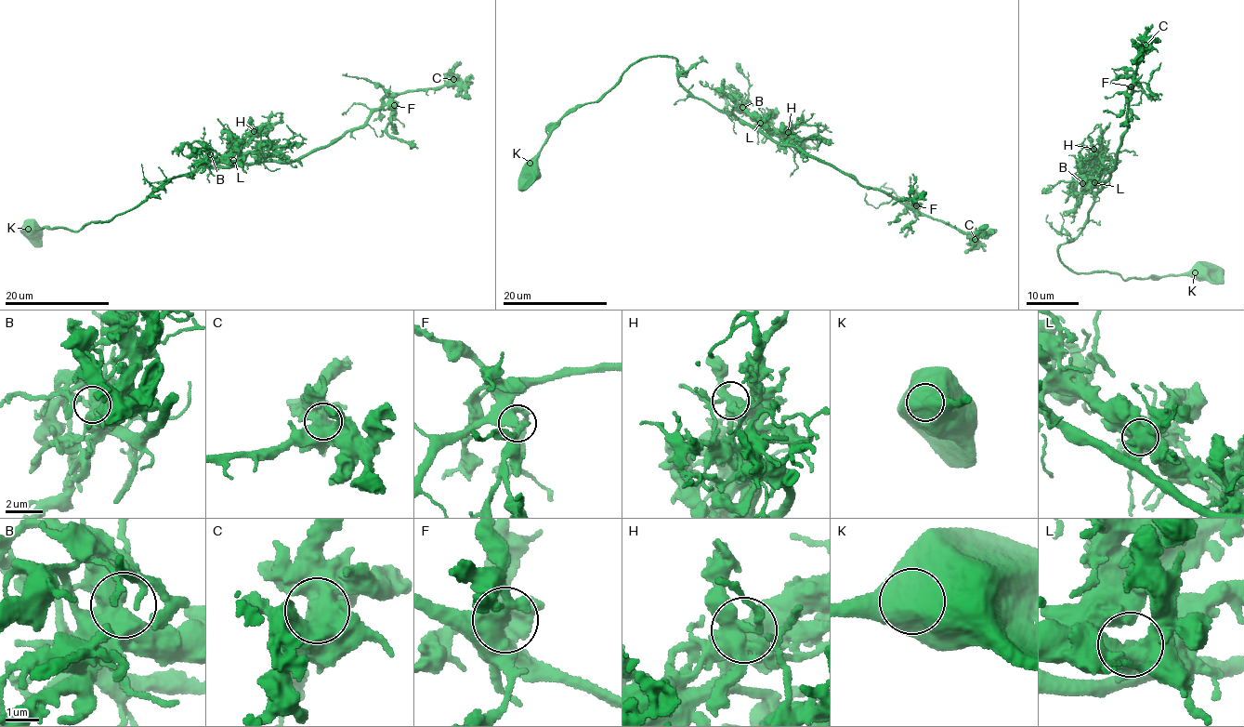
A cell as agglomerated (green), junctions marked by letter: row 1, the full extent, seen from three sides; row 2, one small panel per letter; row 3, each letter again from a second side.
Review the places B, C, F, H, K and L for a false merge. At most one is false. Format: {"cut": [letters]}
{"cut": []}

